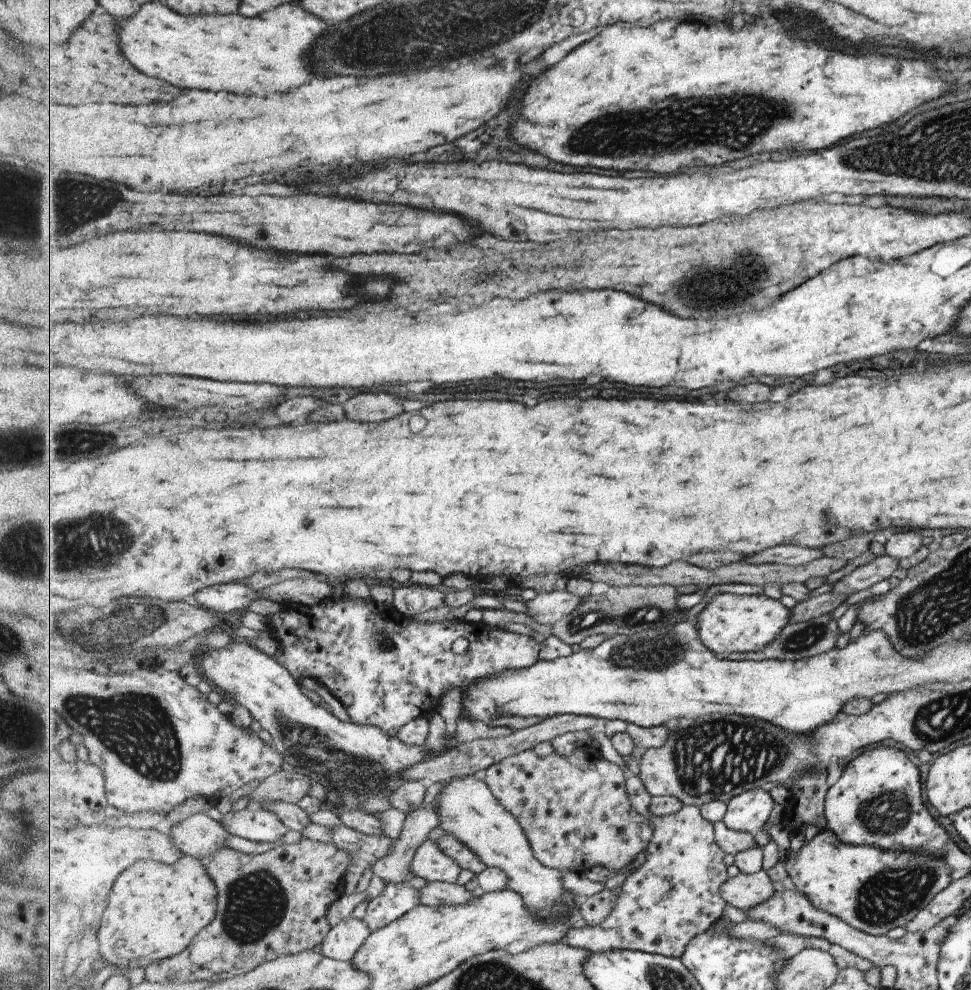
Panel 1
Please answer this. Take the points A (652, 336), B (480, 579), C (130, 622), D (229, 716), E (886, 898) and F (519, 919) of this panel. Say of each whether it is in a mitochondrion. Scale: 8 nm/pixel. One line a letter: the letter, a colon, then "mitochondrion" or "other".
A: other
B: other
C: mitochondrion
D: other
E: mitochondrion
F: other

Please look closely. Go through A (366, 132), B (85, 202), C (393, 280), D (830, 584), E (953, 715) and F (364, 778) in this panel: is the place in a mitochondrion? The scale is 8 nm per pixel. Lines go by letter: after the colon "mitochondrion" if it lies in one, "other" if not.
A: other
B: mitochondrion
C: other
D: other
E: mitochondrion
F: mitochondrion

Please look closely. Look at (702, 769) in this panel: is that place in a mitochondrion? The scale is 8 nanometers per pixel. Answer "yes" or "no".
yes

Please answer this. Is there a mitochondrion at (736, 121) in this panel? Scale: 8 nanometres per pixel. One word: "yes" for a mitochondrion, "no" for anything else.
yes

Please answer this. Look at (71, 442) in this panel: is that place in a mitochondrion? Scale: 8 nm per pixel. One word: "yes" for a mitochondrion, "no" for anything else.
yes

